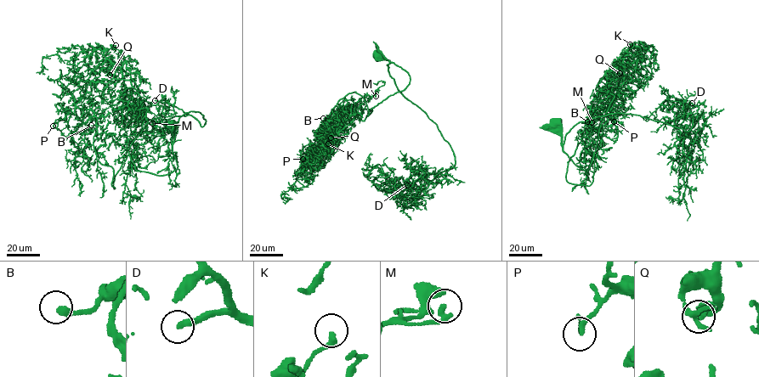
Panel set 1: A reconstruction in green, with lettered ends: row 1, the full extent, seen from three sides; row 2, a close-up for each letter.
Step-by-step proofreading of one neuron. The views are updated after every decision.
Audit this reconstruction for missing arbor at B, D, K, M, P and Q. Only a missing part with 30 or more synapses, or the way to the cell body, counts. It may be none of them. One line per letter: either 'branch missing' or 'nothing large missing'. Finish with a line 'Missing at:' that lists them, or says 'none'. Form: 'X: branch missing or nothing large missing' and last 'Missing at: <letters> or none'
B: nothing large missing
D: branch missing
K: nothing large missing
M: nothing large missing
P: nothing large missing
Q: nothing large missing
Missing at: D

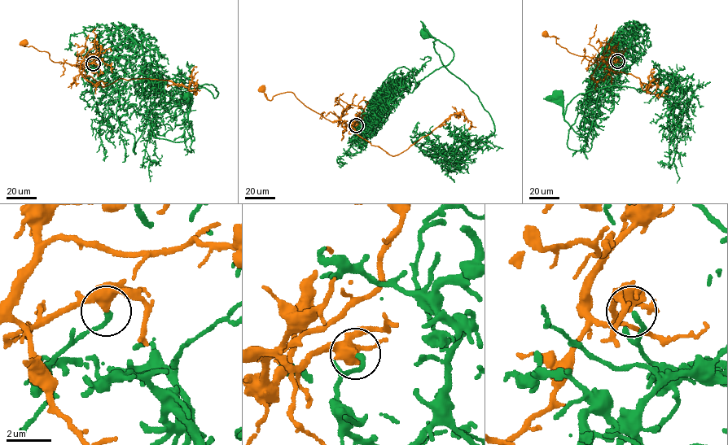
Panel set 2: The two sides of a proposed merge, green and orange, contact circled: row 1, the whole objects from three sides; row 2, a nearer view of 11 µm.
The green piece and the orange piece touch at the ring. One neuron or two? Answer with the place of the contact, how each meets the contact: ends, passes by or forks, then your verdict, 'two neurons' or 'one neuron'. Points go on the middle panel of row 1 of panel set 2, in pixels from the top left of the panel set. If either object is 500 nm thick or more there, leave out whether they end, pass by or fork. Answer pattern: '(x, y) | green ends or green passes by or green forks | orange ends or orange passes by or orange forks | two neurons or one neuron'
(356, 125) | green ends | orange passes by | two neurons

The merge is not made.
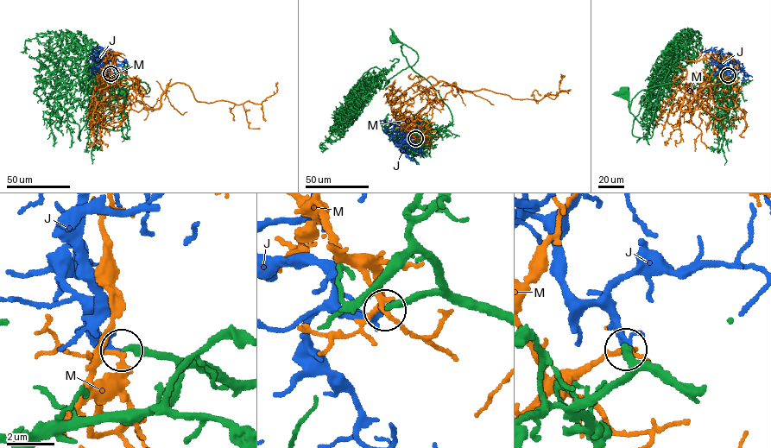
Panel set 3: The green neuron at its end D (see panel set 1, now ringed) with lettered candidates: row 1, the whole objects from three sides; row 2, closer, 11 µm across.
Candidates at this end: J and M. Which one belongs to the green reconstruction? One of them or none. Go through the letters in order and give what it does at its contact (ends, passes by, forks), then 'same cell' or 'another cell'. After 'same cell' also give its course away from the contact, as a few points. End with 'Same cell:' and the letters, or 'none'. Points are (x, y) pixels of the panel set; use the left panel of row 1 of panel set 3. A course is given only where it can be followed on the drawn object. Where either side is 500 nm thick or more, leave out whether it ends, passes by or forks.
J: it passes by | same cell | via (110, 73), (108, 58), (111, 50), (94, 48), (96, 52), (92, 53), (92, 49)
M: it passes by | another cell
Same cell: J

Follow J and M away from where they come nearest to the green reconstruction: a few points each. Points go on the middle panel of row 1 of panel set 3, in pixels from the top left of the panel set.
J: (415, 138), (406, 136), (407, 133), (400, 127), (386, 130), (385, 120), (380, 120)
M: (415, 138), (409, 133), (413, 123), (429, 88), (441, 80), (467, 91), (538, 100), (559, 91), (562, 76)

